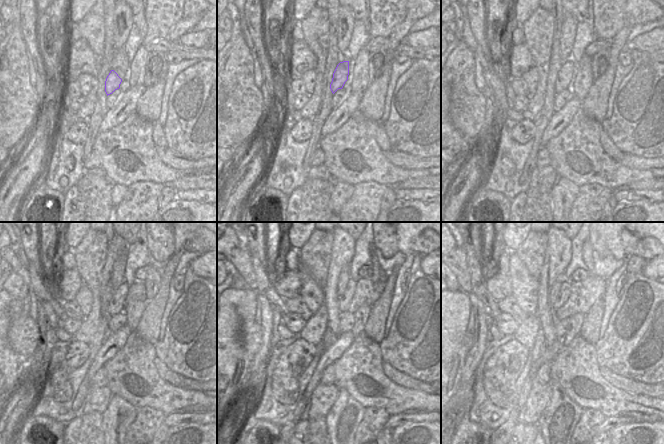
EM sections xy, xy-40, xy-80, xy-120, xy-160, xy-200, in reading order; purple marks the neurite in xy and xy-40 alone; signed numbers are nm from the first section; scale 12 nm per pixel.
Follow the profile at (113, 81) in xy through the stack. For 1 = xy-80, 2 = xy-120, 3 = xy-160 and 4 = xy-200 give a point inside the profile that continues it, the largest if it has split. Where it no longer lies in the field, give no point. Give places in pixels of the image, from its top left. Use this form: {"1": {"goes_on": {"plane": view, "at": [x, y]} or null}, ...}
{"1": {"goes_on": {"plane": "xy-80", "at": [564, 76]}}, "2": {"goes_on": {"plane": "xy-120", "at": [116, 304]}}, "3": {"goes_on": {"plane": "xy-160", "at": [343, 301]}}, "4": {"goes_on": {"plane": "xy-200", "at": [564, 292]}}}

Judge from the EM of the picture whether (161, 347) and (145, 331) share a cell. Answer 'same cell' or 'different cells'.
different cells

